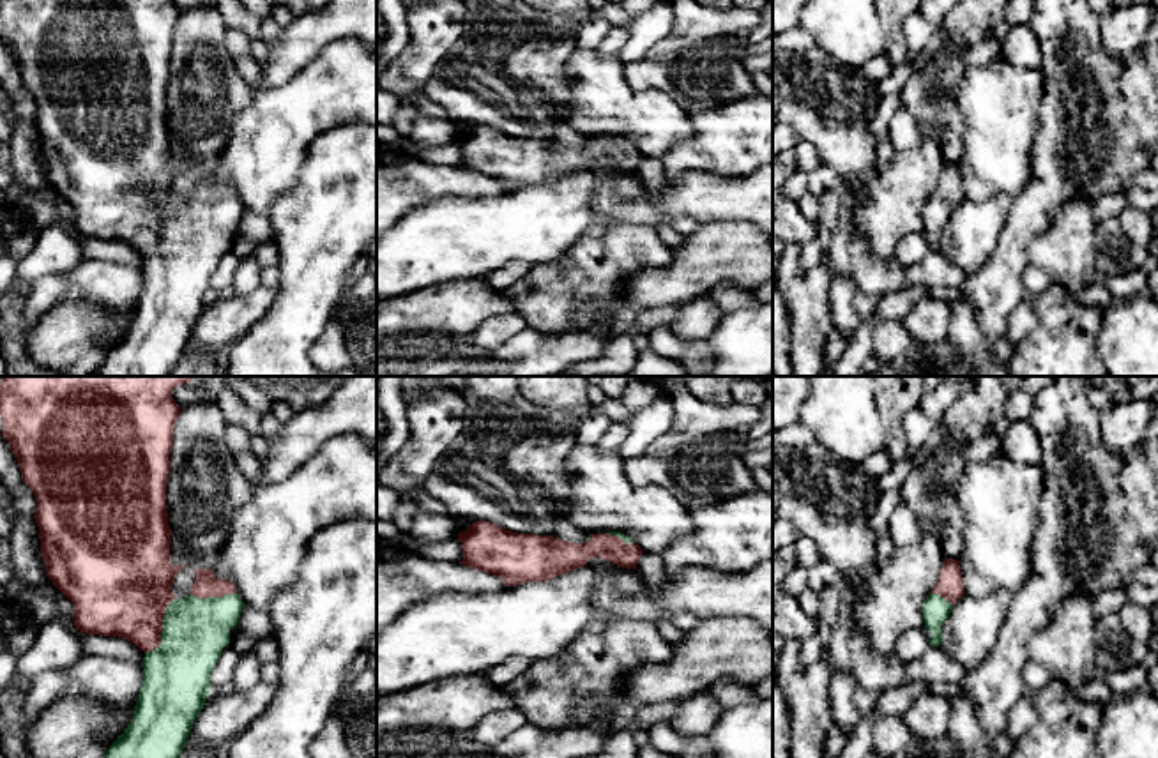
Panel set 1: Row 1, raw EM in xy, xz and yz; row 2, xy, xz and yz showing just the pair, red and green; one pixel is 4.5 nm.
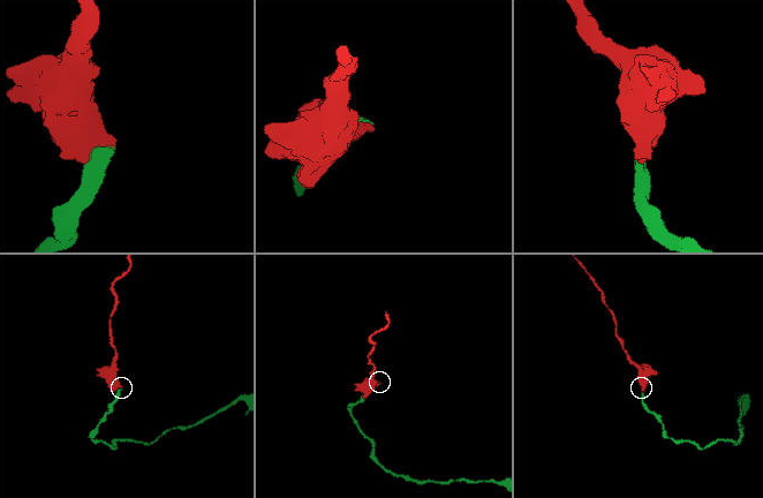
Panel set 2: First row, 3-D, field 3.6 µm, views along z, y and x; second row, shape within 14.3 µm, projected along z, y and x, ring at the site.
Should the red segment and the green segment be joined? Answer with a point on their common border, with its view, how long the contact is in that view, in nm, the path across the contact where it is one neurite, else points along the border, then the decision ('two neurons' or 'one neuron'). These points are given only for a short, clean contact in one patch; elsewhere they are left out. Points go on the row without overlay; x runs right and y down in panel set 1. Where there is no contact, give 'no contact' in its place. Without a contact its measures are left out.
contact xy (161, 232); length 280 nm; one neuron

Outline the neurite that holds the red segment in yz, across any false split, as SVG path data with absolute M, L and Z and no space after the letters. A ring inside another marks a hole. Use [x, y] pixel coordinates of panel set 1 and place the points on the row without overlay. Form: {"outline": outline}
{"outline": "M946 163L939 184L921 212L925 233L930 233L933 237L930 240L932 251L939 251L942 247L941 230L946 226L953 210L964 198L965 194L960 177L960 166L955 163Z"}

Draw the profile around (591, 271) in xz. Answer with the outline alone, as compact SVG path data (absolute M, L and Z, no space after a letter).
M617 221L585 230L580 240L552 263L530 265L529 272L504 288L529 327L545 332L590 330L605 345L613 332L605 323L580 325L571 313L587 302L613 309L628 304L617 286L642 269L663 269L672 262L656 226Z

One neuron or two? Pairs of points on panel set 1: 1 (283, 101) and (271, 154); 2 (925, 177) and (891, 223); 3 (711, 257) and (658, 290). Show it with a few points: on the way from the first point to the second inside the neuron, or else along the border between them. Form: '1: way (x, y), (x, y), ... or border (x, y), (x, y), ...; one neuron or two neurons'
1: way (283, 113), (283, 121), (271, 135), (271, 142); one neuron
2: way (914, 188), (891, 212); one neuron
3: way (699, 265), (681, 281), (670, 285); one neuron

